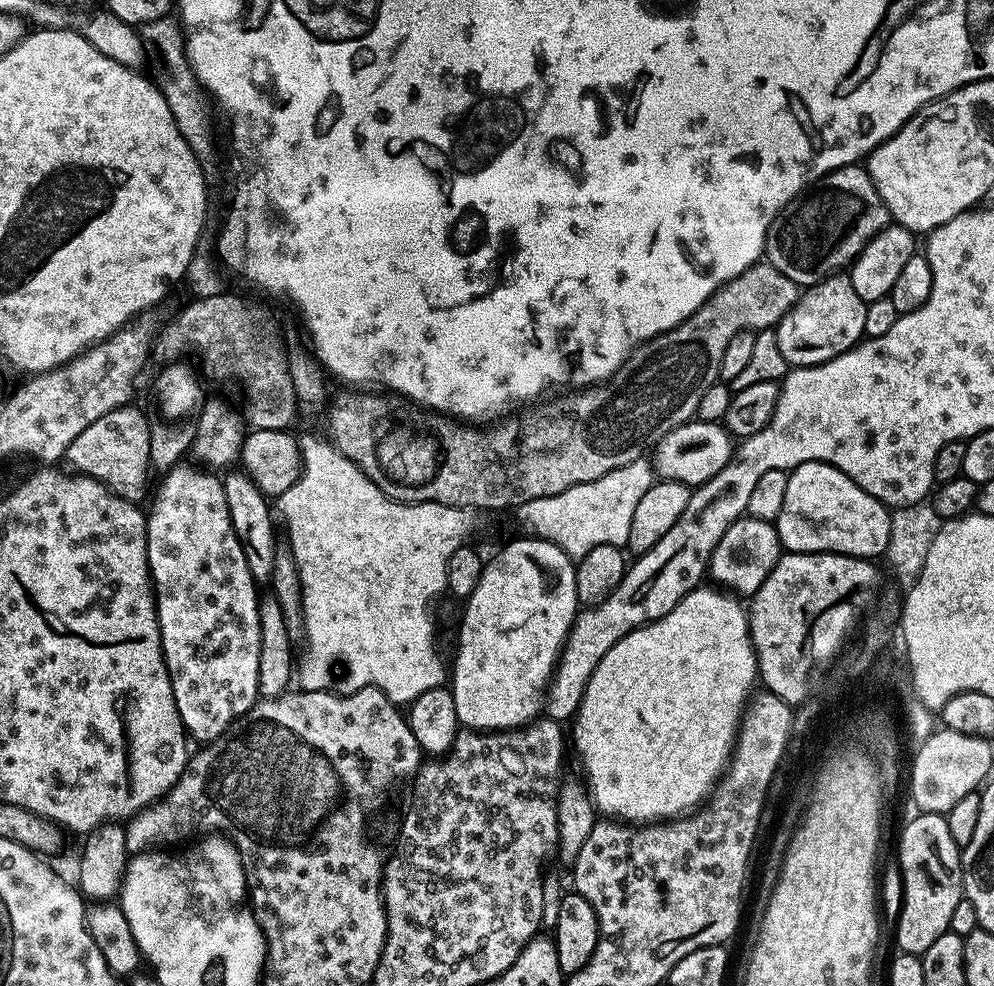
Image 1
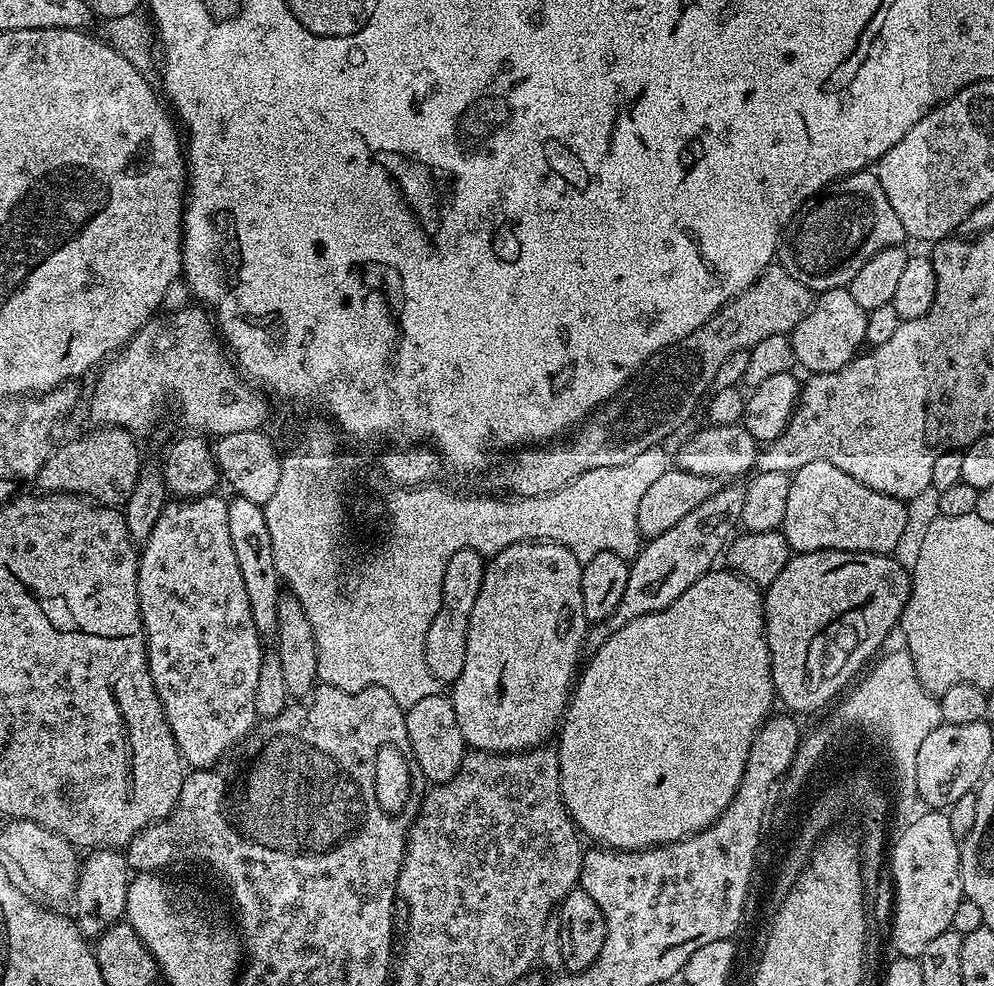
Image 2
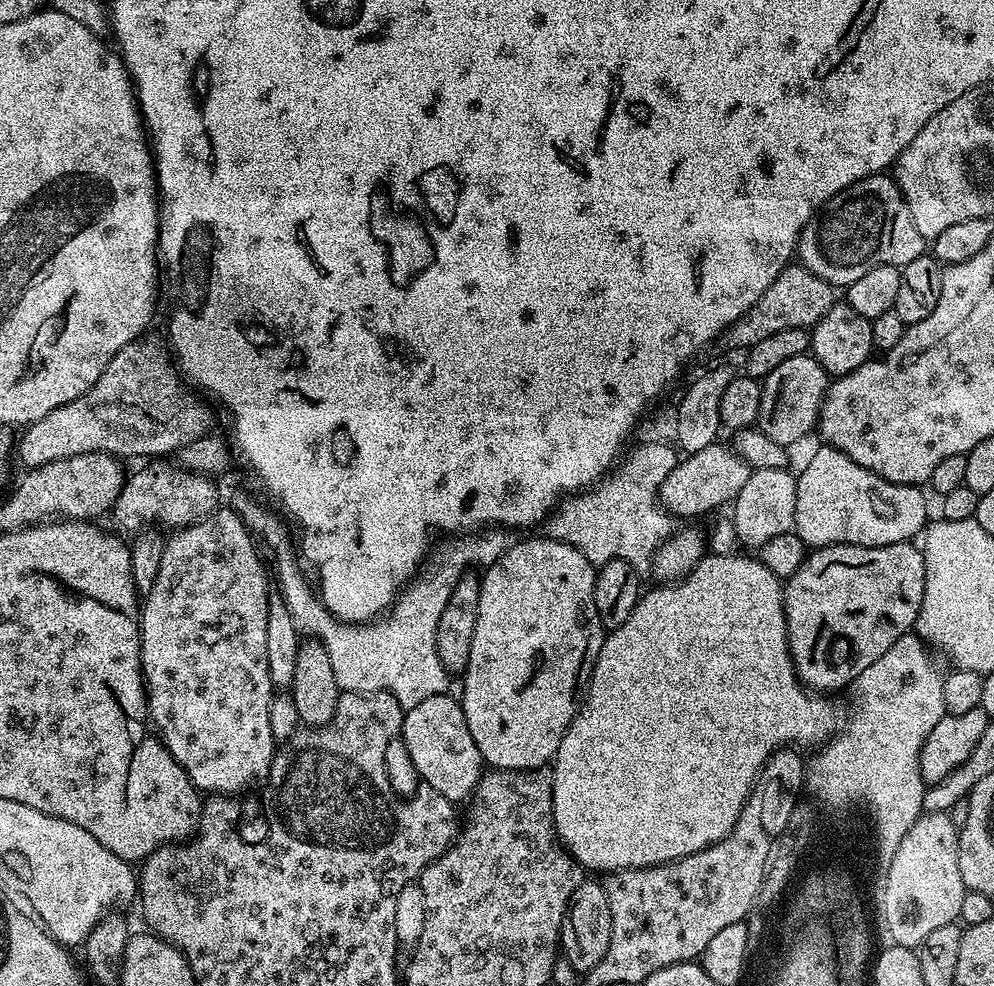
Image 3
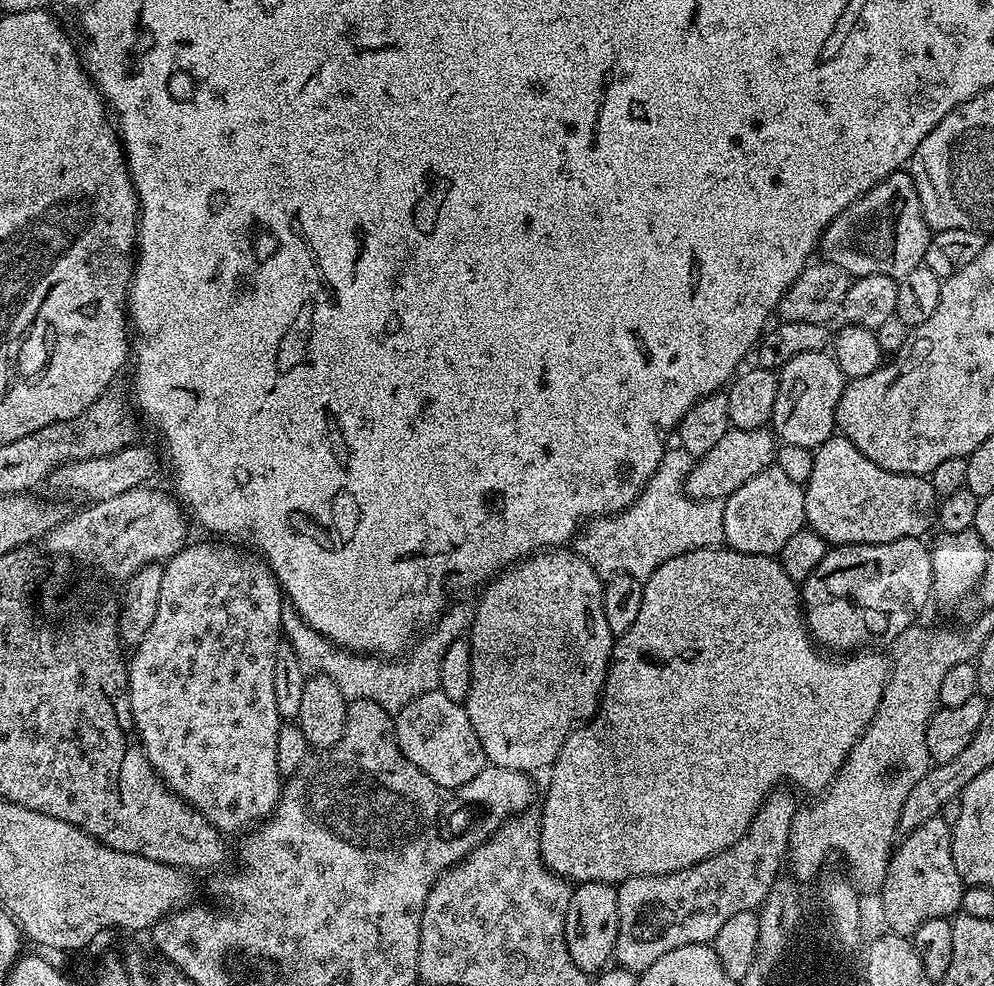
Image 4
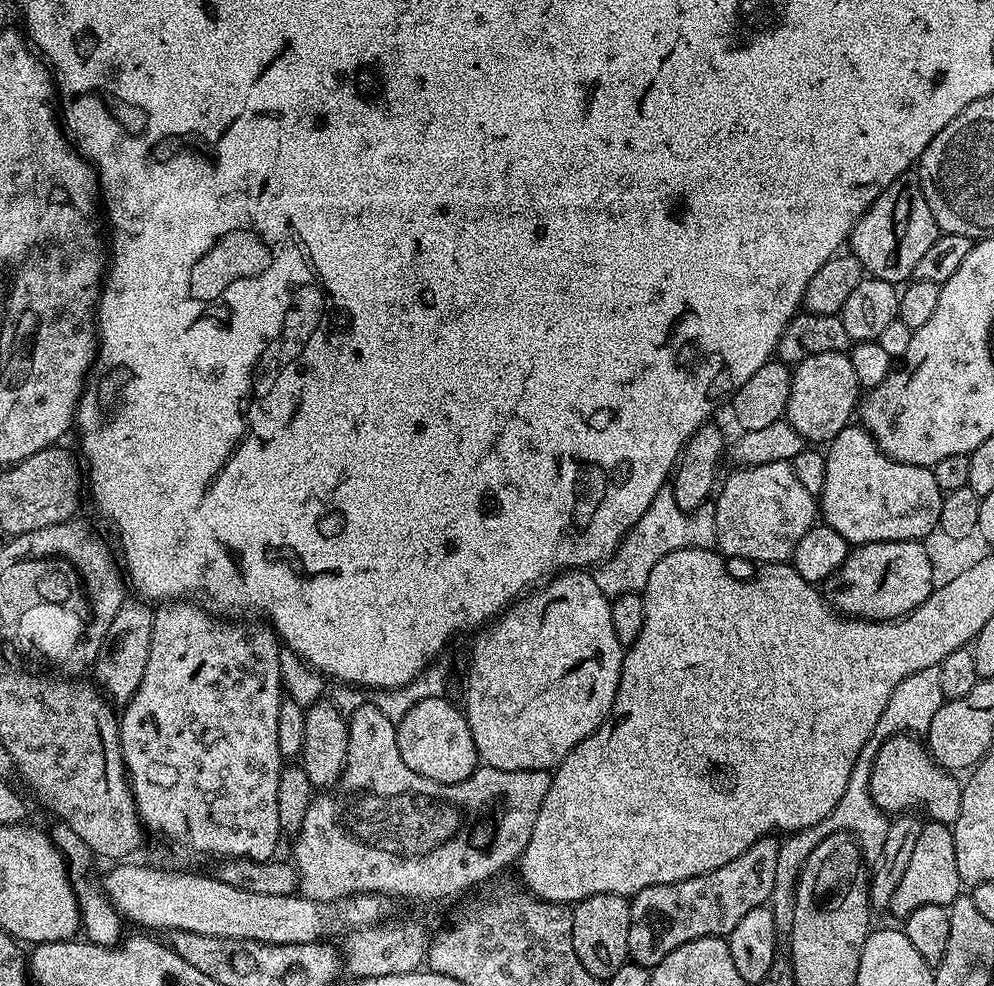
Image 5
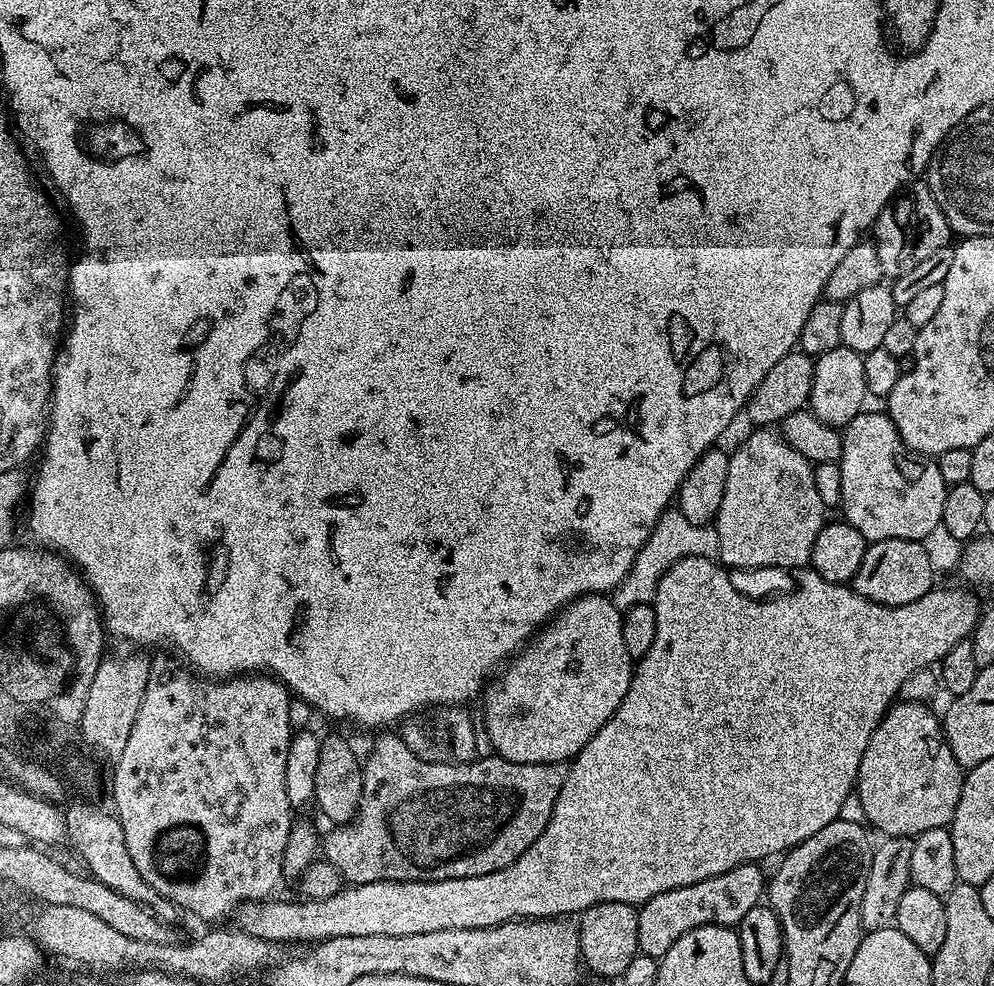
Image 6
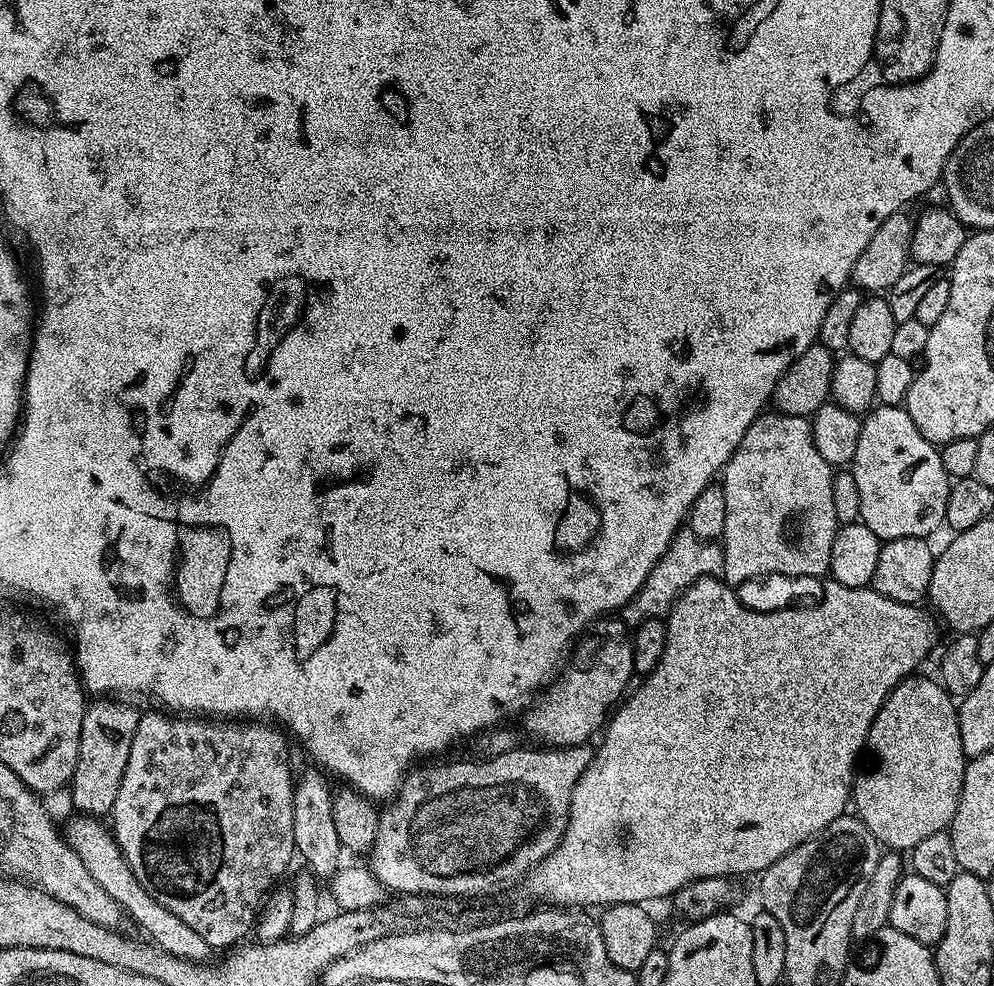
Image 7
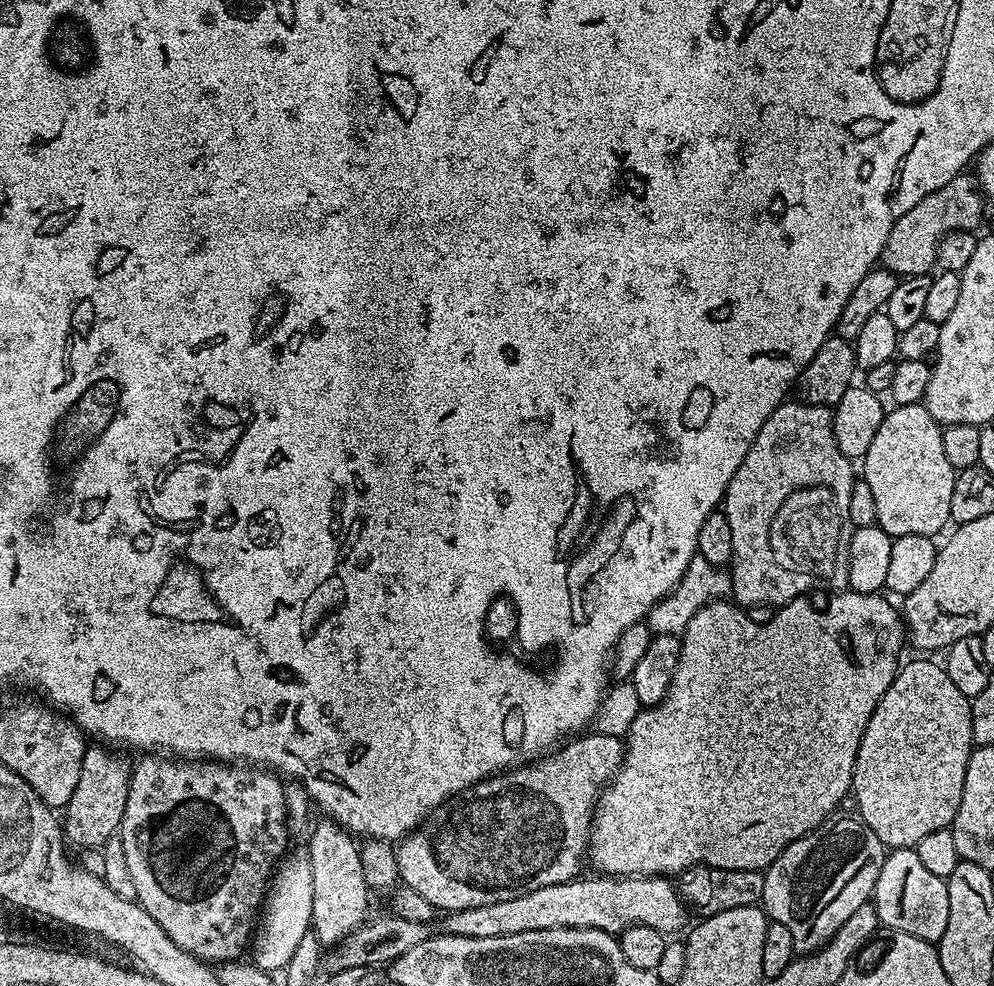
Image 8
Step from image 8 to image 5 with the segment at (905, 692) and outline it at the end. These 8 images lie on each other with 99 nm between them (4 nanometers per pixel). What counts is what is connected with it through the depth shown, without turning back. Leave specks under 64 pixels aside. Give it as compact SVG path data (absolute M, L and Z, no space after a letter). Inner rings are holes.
M901 734L891 736L885 741L878 750L870 770L869 794L884 813L896 814L901 809L919 810L929 821L951 826L956 823L958 810L962 806L960 793L962 784L959 779L956 781L957 777L953 773L946 768L941 768L927 751L920 750L920 753L909 762L908 769L900 780L900 748L912 748L916 740L915 735ZM900 804L904 808L900 808Z

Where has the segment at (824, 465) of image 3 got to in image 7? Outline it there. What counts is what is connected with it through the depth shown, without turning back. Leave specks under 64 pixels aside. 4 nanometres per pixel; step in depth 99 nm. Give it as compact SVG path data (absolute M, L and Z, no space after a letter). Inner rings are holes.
M895 404L876 406L863 417L858 434L858 450L850 465L854 482L858 485L858 498L862 501L859 523L864 524L881 542L897 540L903 536L926 537L945 521L950 477L942 466L940 448L931 444L914 426L908 409Z

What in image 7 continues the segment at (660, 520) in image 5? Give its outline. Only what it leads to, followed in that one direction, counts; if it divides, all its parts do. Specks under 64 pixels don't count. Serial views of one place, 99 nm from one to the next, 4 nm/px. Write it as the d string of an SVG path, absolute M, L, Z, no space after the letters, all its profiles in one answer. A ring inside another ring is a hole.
M687 530L677 532L670 542L666 554L662 554L660 561L650 570L646 582L626 602L626 606L620 609L618 616L628 625L629 629L636 629L642 622L659 620L667 617L668 611L674 606L674 602L682 595L686 589L694 582L698 582L707 576L717 578L724 574L724 549L719 543L699 540L694 533Z

